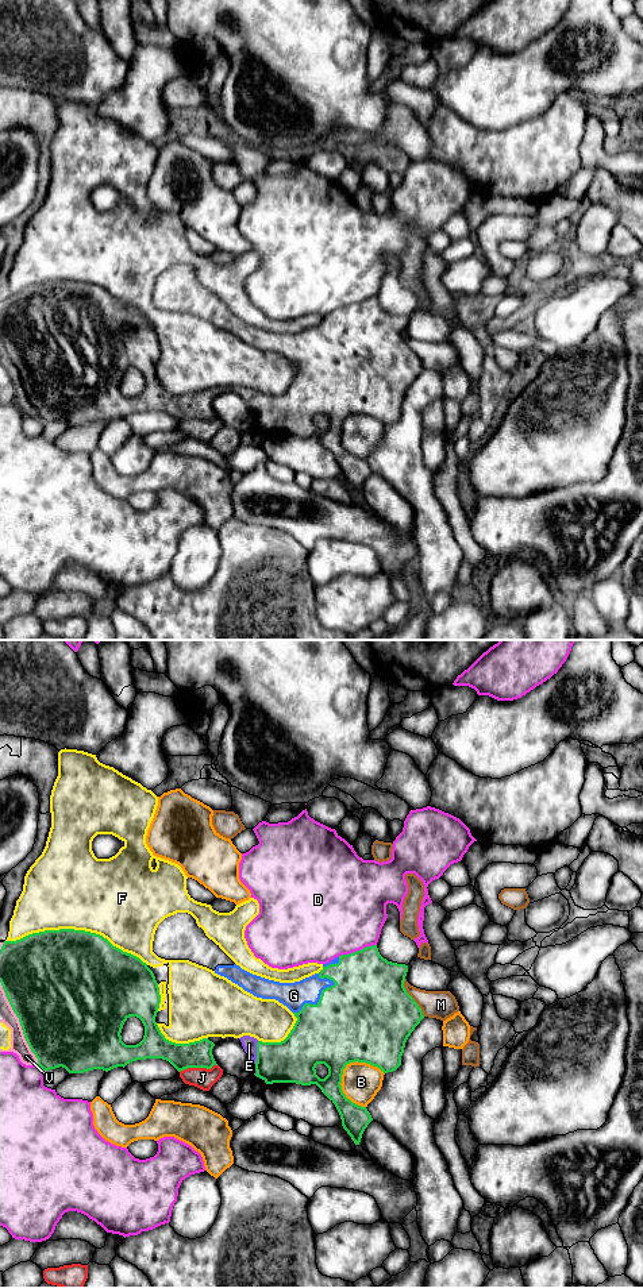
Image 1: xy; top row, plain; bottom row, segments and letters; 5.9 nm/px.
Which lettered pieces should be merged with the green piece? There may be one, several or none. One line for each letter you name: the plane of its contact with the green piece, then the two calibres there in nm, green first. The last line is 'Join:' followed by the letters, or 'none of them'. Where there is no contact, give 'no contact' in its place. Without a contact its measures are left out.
E: contact in xy; calibres 280 and 90 nm
G: contact in xy; calibres 500 and 160 nm
Join: E, G

